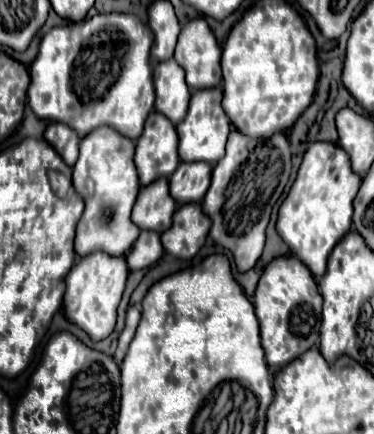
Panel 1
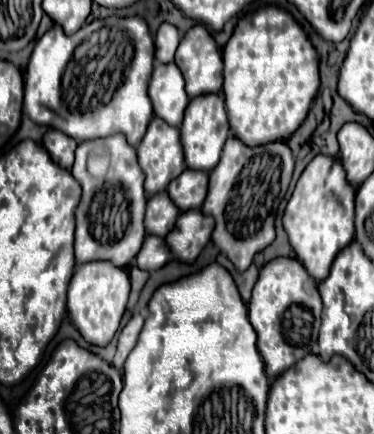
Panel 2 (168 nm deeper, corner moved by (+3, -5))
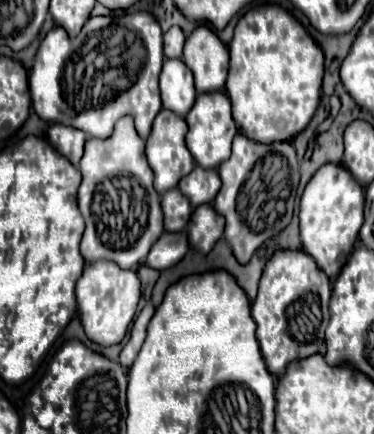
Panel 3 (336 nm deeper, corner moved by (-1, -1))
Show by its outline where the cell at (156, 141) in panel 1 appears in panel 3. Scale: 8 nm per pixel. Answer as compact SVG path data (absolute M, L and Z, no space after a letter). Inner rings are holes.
M160 110L146 140L146 158L154 172L154 188L158 190L158 194L174 188L182 176L190 174L190 170L194 168L194 158L186 146L186 120L170 110Z

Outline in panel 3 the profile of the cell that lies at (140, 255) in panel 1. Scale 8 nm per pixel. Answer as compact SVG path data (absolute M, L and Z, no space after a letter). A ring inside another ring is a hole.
M164 232L162 238L150 248L146 264L156 270L166 270L182 260L188 252L188 236L186 232Z

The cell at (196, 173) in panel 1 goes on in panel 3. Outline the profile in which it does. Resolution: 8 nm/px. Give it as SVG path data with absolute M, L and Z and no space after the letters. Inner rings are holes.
M196 166L186 178L182 178L182 182L178 182L178 190L182 190L192 206L210 204L220 190L218 172Z

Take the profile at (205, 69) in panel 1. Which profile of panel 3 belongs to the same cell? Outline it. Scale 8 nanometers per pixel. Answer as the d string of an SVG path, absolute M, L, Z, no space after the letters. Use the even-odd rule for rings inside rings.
M198 26L190 38L186 38L182 60L194 74L198 94L224 88L228 74L228 48L208 26Z

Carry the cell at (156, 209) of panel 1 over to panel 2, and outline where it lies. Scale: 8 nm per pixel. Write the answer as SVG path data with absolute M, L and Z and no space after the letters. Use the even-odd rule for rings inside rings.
M158 192L148 200L146 208L146 232L154 236L166 236L178 218L180 210L170 202L170 196L166 192Z

